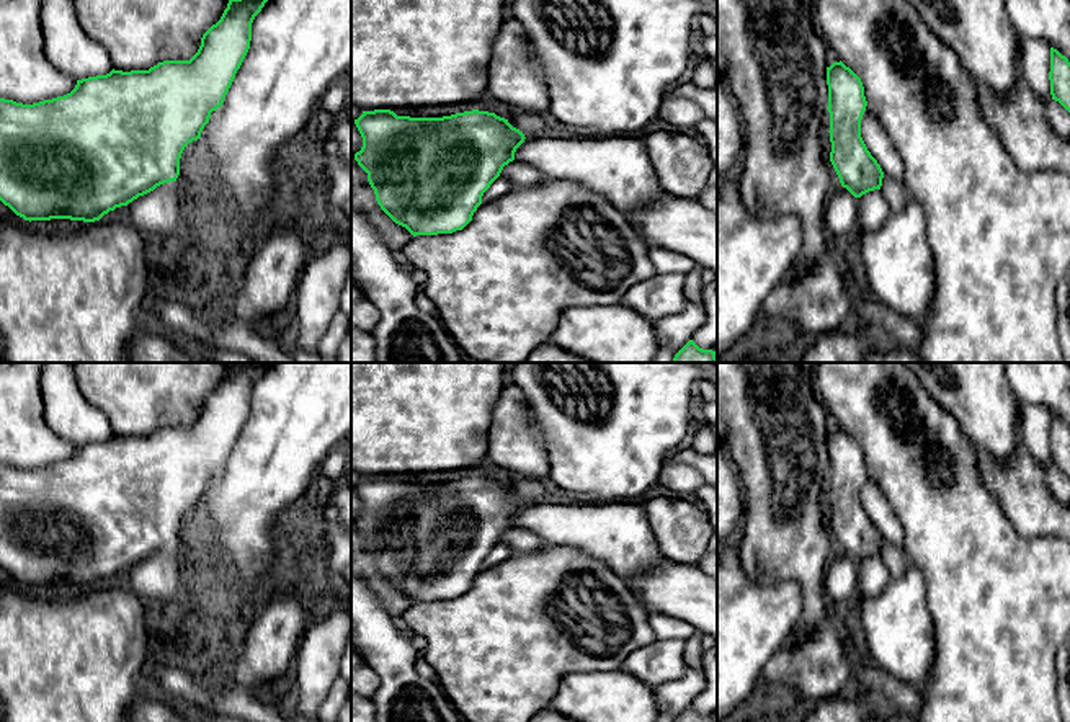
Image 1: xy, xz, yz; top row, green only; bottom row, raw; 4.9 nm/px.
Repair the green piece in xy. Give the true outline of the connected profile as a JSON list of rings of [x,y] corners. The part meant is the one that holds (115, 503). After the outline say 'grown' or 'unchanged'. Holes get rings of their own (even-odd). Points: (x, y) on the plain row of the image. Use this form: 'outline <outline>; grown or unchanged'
outline [[[270,363],[230,364],[221,386],[201,403],[189,426],[163,426],[149,436],[111,436],[77,446],[75,454],[33,470],[0,464],[0,567],[25,586],[70,585],[95,588],[109,577],[127,572],[132,591],[152,604],[172,599],[181,570],[175,547],[185,513],[198,506],[211,479],[224,464],[240,435],[252,407],[252,389]]]; grown

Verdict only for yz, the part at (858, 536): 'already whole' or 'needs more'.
needs more

